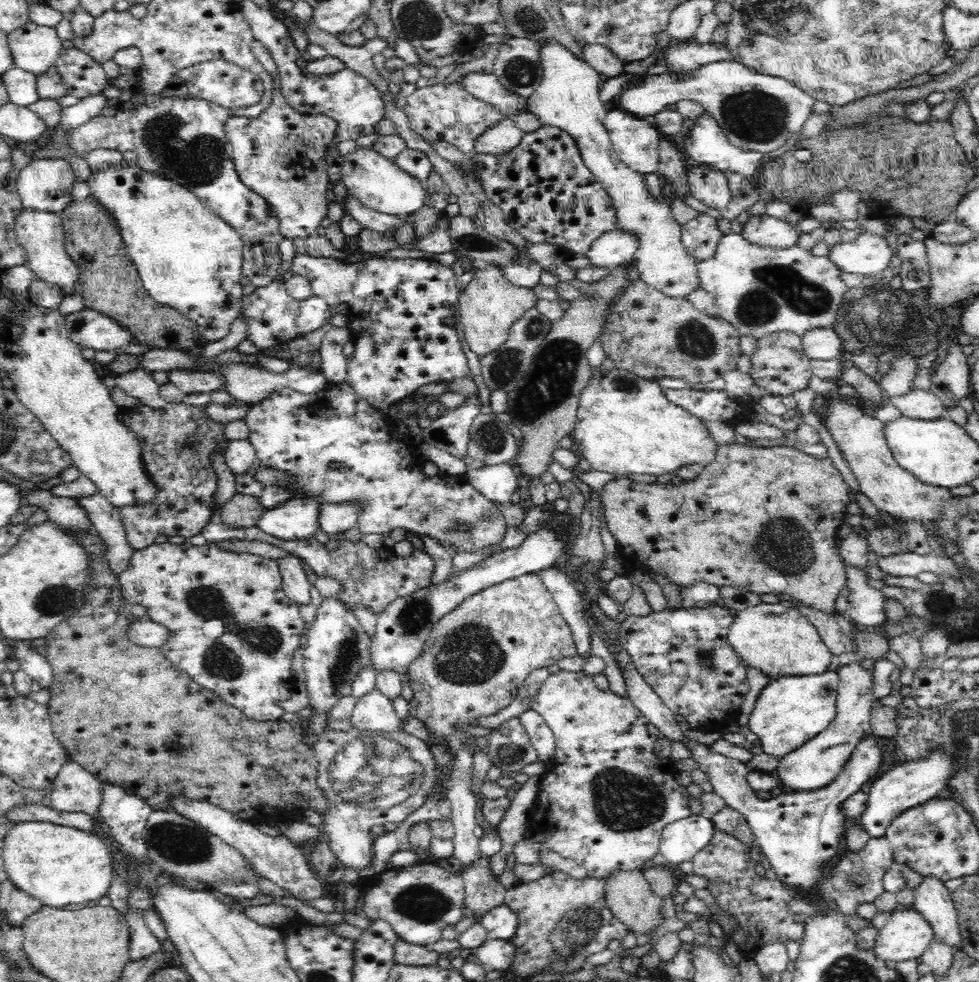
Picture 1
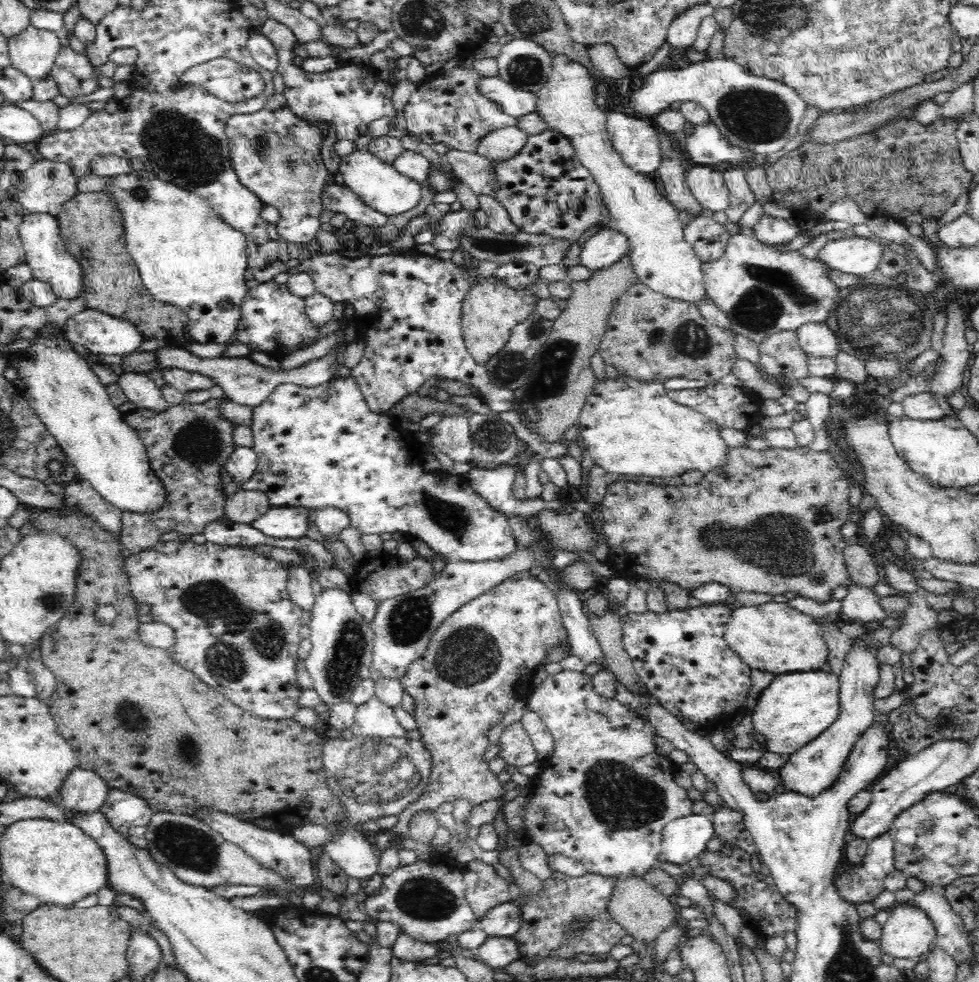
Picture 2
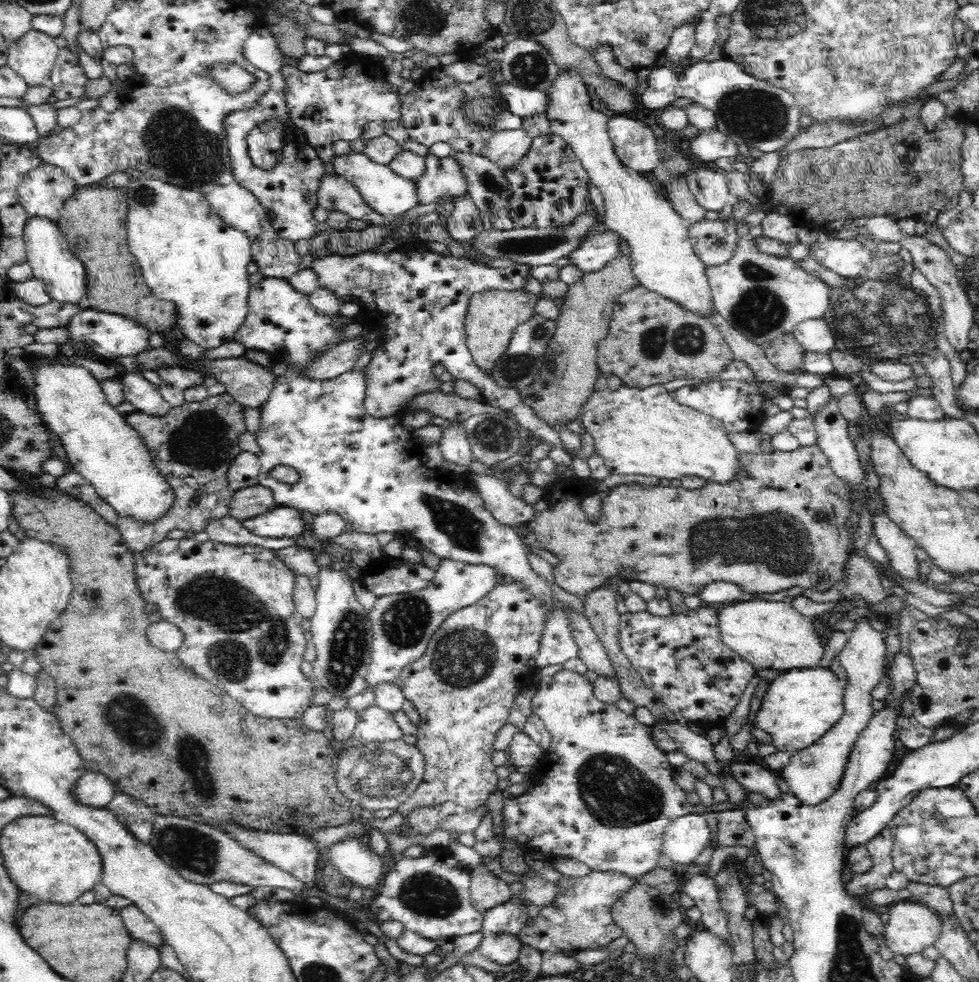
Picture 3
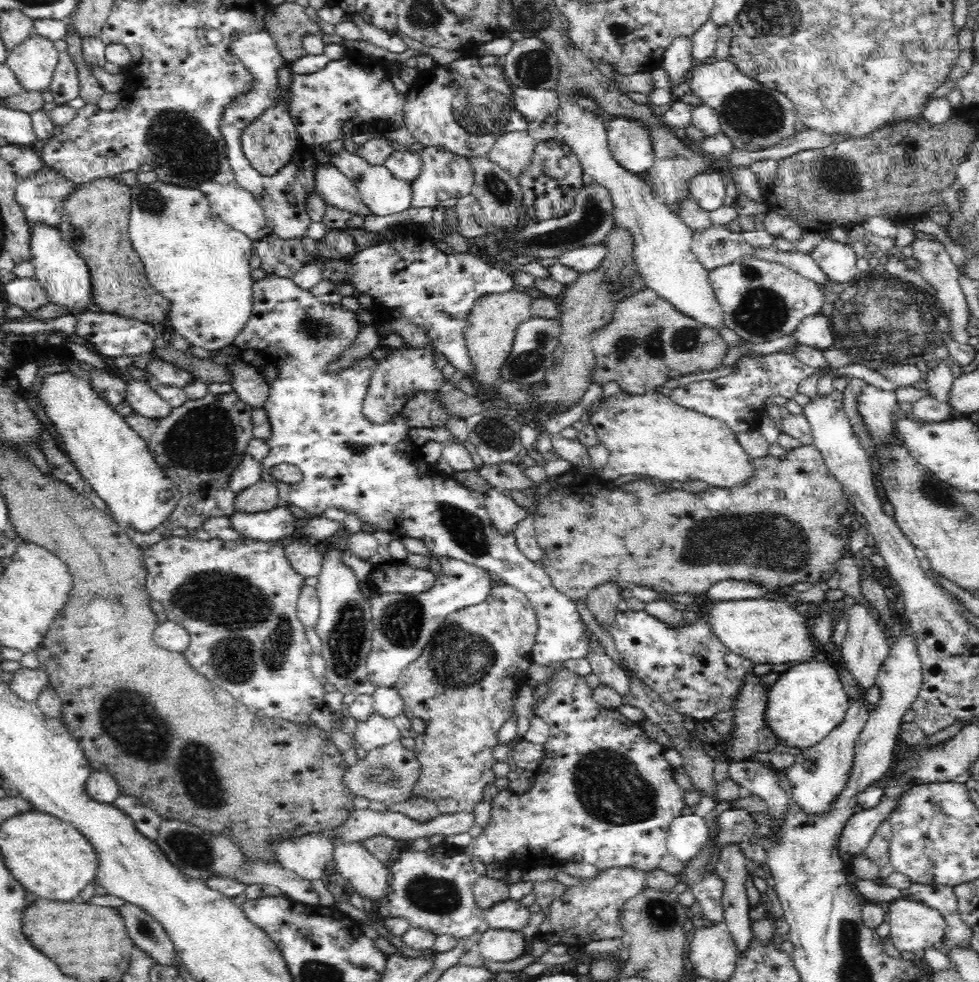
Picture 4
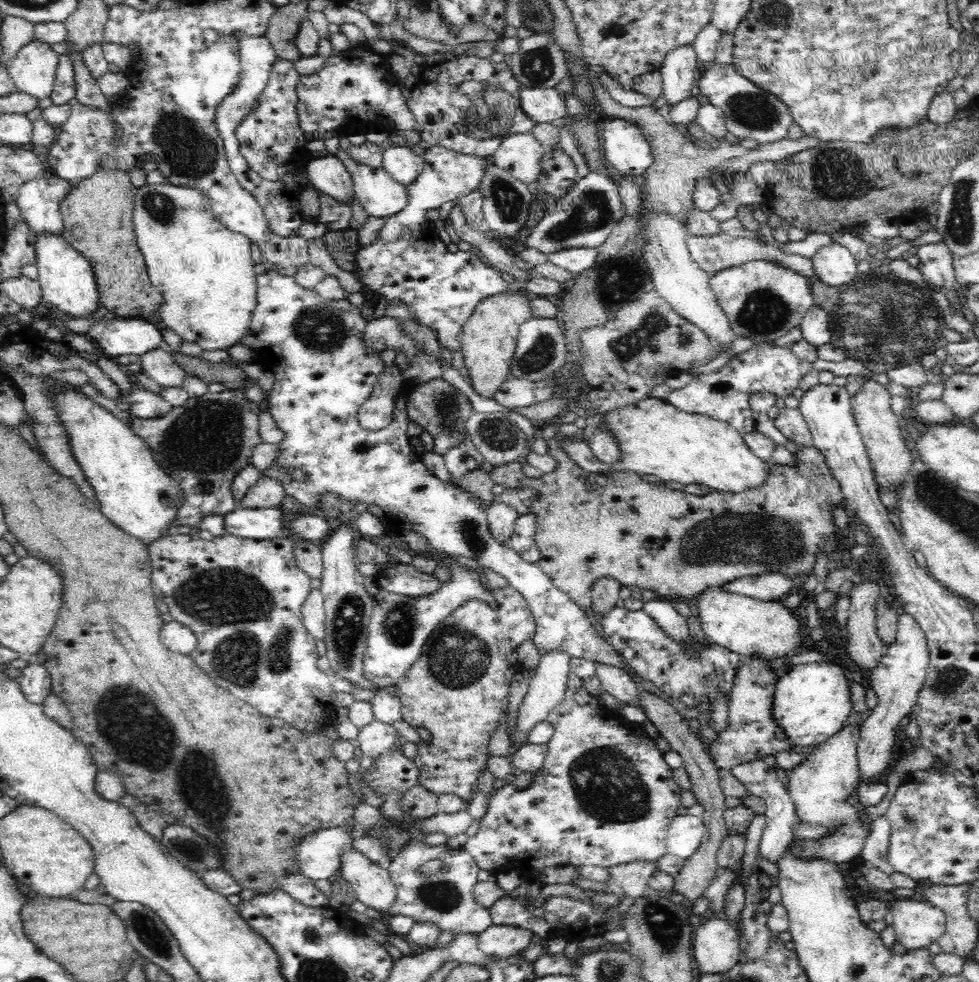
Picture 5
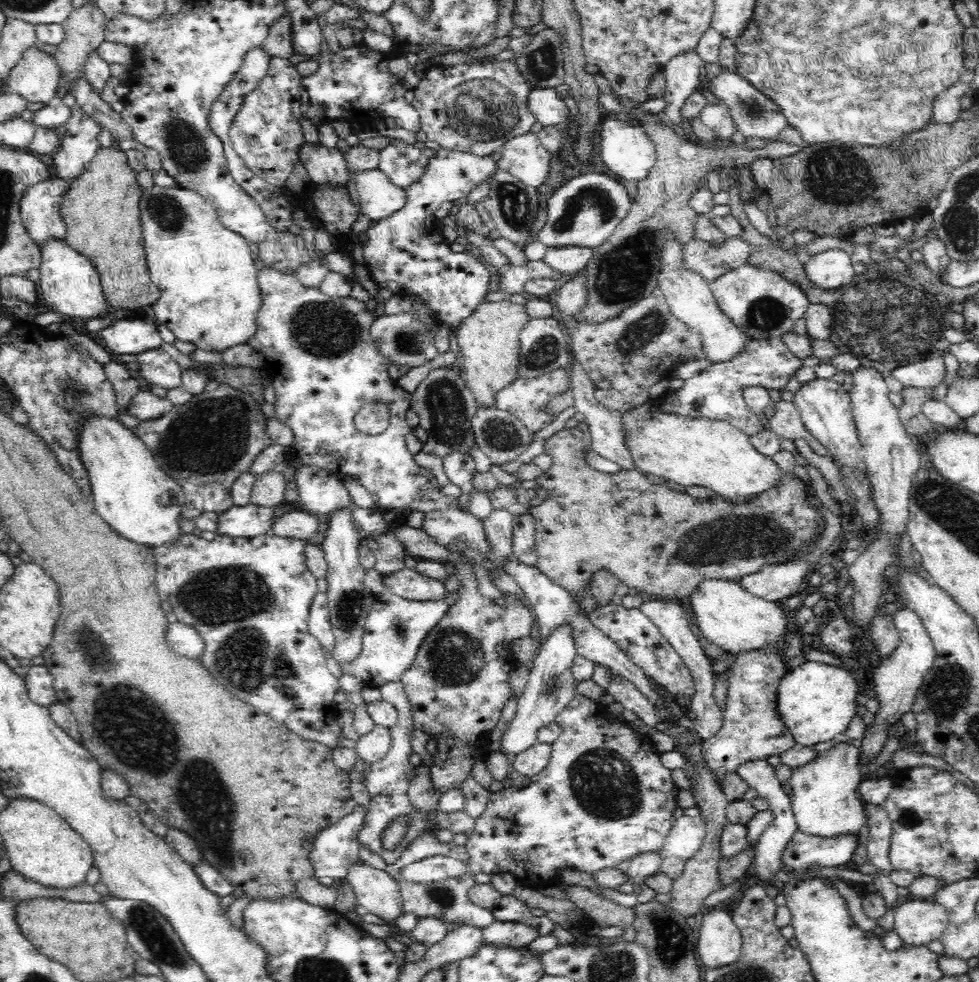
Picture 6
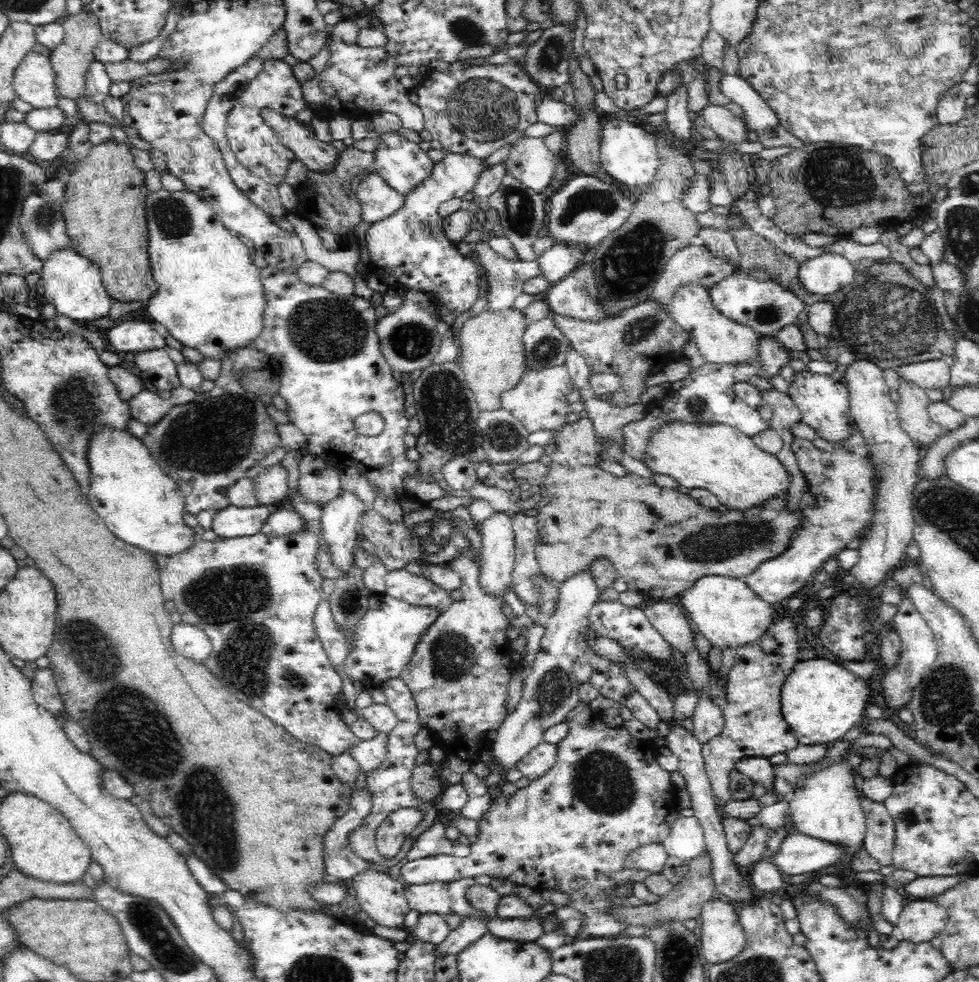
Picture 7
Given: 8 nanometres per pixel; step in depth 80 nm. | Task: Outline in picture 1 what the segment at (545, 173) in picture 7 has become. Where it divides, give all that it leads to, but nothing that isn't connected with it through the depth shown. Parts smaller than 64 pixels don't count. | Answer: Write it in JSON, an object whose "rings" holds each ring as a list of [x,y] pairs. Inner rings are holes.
{"rings":[[[504,118],[500,123],[487,129],[475,143],[475,152],[480,154],[506,154],[518,147],[524,137],[524,132],[516,126],[511,118]]]}

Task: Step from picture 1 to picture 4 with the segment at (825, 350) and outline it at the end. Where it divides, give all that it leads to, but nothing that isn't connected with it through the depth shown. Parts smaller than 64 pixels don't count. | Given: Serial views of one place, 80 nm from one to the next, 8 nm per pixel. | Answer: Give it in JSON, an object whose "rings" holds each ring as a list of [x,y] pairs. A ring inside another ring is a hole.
{"rings":[[[822,313],[804,318],[795,330],[798,343],[823,351],[833,346],[833,334],[828,317]]]}

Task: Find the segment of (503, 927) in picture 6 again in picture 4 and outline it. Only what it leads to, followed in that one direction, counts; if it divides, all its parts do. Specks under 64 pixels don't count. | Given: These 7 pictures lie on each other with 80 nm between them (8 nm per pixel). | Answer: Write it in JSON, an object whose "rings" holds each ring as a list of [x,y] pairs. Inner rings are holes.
{"rings":[[[486,929],[476,944],[484,959],[510,962],[525,954],[526,940],[521,931]]]}

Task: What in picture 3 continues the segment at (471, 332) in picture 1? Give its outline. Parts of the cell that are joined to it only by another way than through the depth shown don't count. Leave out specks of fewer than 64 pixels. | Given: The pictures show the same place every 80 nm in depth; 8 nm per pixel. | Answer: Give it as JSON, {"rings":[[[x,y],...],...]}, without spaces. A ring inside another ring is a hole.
{"rings":[[[482,290],[472,294],[465,316],[465,343],[472,353],[474,363],[486,374],[491,374],[498,358],[506,352],[514,328],[530,320],[535,313],[535,304],[540,295],[520,290]]]}

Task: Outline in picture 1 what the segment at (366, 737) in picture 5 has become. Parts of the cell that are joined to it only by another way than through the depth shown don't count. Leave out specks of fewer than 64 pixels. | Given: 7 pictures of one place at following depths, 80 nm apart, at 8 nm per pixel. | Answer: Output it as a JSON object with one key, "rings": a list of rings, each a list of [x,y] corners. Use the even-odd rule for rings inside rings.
{"rings":[[[376,689],[357,699],[350,722],[365,737],[403,731],[402,722],[394,711],[393,701]]]}

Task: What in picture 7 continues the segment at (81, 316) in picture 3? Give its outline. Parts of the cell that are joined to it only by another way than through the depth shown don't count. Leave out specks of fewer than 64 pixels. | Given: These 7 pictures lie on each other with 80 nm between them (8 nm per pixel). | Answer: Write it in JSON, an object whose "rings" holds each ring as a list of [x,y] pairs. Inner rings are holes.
{"rings":[[[133,319],[107,326],[104,336],[108,349],[114,352],[133,352],[137,354],[165,346],[164,336],[154,330],[151,320]]]}

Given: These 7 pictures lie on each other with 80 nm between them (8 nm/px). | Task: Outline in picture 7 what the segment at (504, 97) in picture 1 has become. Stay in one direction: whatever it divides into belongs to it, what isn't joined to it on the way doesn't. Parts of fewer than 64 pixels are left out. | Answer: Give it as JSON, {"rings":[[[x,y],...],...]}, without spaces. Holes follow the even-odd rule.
{"rings":[[[544,90],[538,94],[536,102],[536,116],[539,122],[557,128],[567,128],[577,124],[578,113],[573,105],[568,105],[564,101],[556,101],[550,96],[550,91]]]}

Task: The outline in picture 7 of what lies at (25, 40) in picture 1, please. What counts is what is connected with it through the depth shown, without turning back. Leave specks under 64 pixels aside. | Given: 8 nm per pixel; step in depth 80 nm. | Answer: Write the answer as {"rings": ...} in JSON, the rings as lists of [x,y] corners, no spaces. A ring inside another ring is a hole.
{"rings":[[[31,51],[16,68],[12,84],[17,96],[32,108],[52,108],[58,102],[55,78],[49,56]]]}

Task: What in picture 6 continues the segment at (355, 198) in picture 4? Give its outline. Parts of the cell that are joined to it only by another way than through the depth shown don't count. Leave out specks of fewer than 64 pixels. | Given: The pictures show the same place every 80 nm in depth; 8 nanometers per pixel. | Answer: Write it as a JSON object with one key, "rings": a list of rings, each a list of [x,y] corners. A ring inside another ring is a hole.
{"rings":[[[303,142],[299,146],[299,162],[309,174],[310,181],[330,187],[344,187],[352,179],[347,171],[343,152],[327,148],[322,143]]]}

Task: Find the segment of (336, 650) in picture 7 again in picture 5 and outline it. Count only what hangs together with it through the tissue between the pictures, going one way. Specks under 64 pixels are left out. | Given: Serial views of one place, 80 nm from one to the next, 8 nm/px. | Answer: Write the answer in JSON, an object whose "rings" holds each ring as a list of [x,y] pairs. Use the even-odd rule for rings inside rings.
{"rings":[[[320,589],[310,590],[310,594],[306,596],[306,601],[304,602],[302,608],[302,622],[307,628],[307,631],[314,637],[316,641],[316,646],[318,646],[319,656],[326,655],[326,631],[325,629],[325,619],[326,612],[324,609],[324,595]]]}

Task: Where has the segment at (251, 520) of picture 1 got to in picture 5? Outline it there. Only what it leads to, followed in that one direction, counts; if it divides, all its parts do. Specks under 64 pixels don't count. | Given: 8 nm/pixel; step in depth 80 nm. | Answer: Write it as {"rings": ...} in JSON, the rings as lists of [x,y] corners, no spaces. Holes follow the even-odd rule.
{"rings":[[[262,474],[238,506],[242,508],[281,508],[282,500],[286,496],[278,480]]]}

